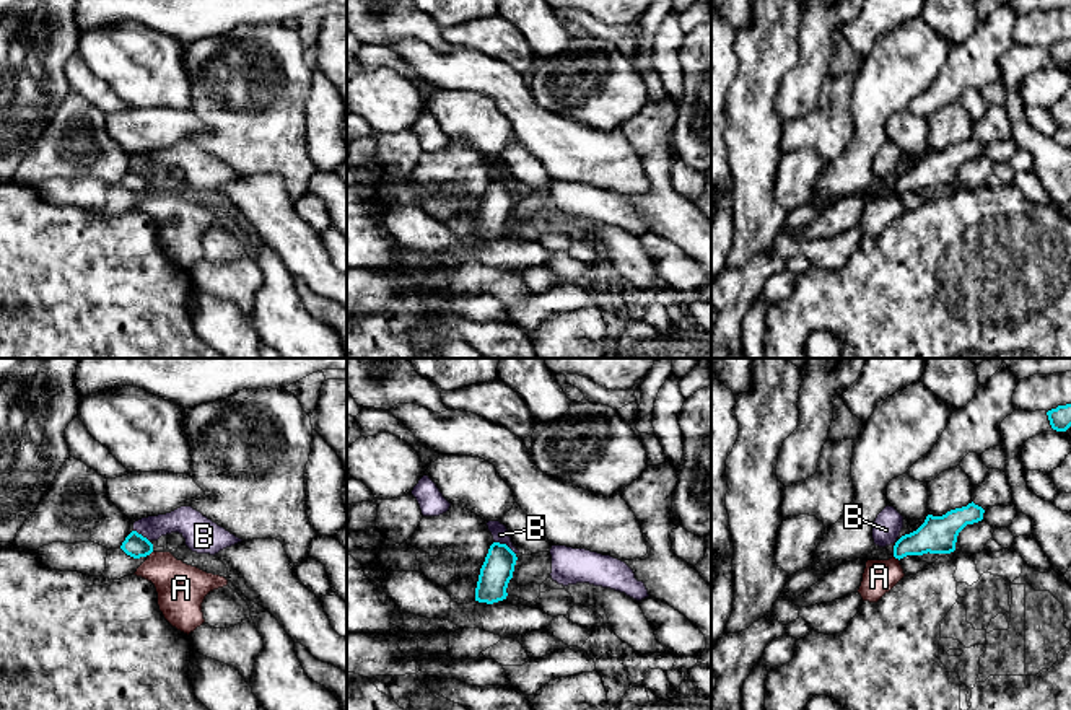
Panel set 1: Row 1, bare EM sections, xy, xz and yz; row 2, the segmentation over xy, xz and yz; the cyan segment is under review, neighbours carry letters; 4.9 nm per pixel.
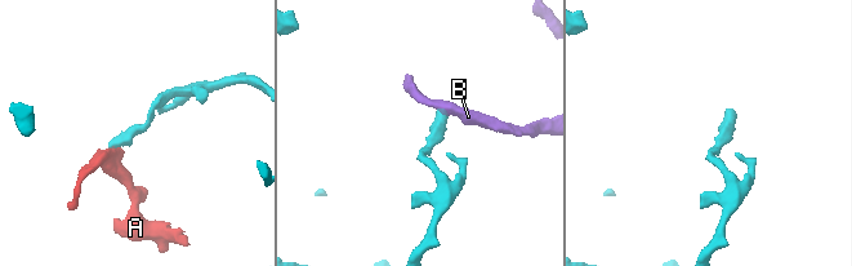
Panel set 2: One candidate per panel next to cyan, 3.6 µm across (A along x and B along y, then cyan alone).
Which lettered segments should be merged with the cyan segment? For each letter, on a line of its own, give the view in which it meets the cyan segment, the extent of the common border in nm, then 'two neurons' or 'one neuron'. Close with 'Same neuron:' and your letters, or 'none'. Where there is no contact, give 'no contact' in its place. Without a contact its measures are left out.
A: contact in yz; length 40 nm; two neurons
B: contact in xz; length 120 nm; two neurons
Same neuron: none

